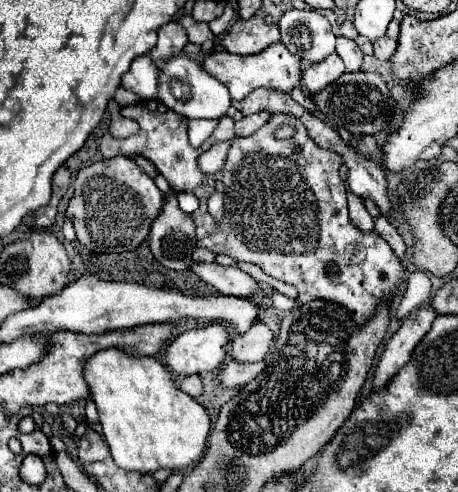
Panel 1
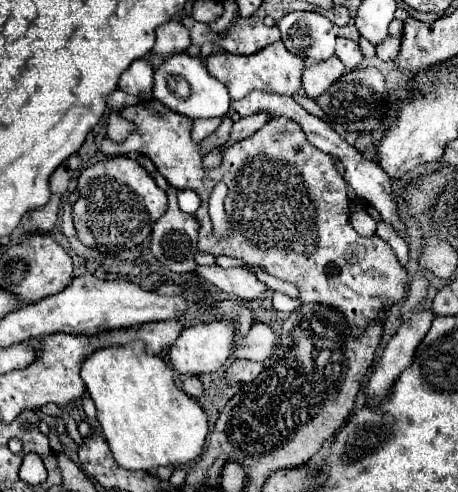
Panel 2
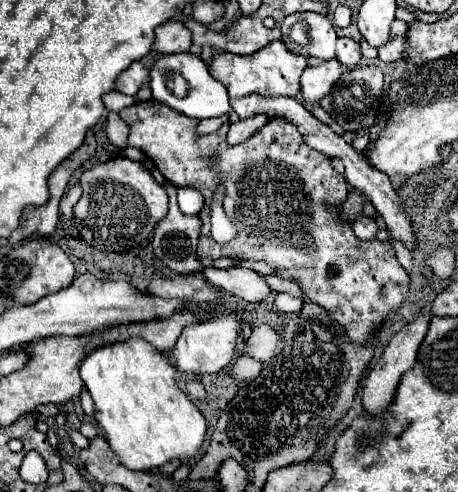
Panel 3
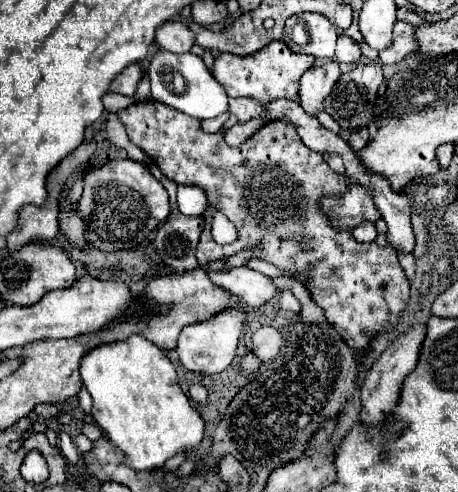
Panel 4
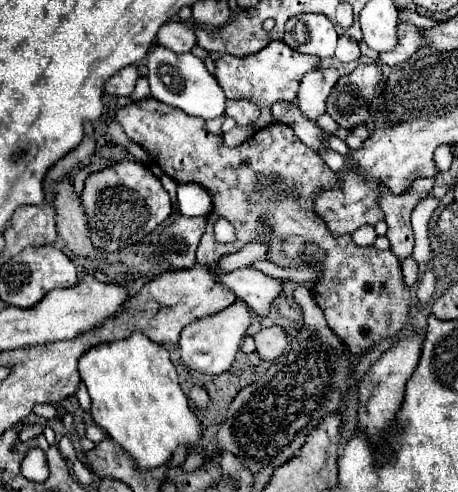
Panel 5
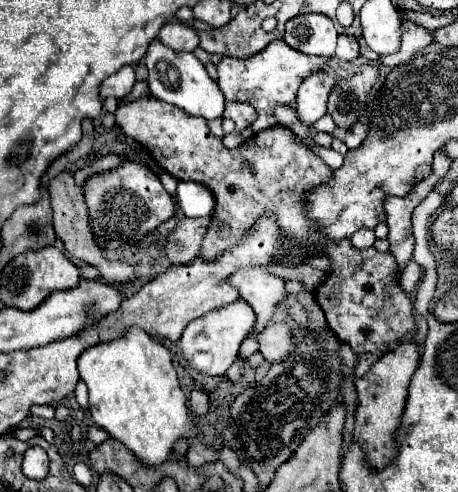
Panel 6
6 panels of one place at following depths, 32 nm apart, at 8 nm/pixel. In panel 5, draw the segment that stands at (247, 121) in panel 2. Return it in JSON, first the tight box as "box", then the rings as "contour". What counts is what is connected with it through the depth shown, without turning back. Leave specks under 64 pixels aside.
{"box":[224,122,256,146],"contour":[[[252,122],[252,124],[246,124],[244,128],[234,126],[230,132],[224,134],[224,142],[226,142],[226,146],[240,146],[240,144],[242,144],[246,138],[250,138],[254,132],[256,132],[254,122]]]}

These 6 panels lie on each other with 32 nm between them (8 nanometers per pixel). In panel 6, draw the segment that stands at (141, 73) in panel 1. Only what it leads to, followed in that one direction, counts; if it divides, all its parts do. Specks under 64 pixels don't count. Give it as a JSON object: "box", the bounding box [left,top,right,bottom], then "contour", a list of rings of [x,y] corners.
{"box":[100,66,136,98],"contour":[[[124,66],[120,72],[112,74],[108,80],[102,82],[100,86],[100,98],[108,98],[108,96],[114,96],[114,98],[124,98],[126,94],[130,94],[132,86],[136,82],[136,72],[132,66]]]}

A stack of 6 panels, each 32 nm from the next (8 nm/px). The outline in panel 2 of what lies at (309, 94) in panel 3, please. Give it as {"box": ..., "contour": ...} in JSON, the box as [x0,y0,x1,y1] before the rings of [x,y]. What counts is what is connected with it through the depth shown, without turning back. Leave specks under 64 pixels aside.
{"box":[302,56,344,100],"contour":[[[330,56],[324,62],[318,62],[314,66],[304,68],[302,74],[302,88],[304,94],[312,100],[316,100],[322,92],[328,90],[328,84],[338,80],[344,74],[344,64],[340,62],[338,56]]]}

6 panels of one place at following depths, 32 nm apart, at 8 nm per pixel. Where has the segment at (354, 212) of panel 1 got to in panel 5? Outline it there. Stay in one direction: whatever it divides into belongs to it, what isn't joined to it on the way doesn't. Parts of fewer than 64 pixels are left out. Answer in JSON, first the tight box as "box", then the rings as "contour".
{"box":[352,224,376,246],"contour":[[[366,224],[366,226],[360,226],[358,230],[352,232],[352,240],[354,240],[354,242],[360,242],[360,246],[368,246],[368,244],[372,244],[374,238],[376,238],[374,226],[368,226],[368,224]]]}

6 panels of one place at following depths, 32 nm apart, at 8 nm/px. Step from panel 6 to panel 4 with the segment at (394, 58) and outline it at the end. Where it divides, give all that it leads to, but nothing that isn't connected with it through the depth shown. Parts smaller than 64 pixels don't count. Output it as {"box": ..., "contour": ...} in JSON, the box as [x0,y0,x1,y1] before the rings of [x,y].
{"box":[380,22,416,64],"contour":[[[396,22],[394,24],[394,40],[388,48],[380,50],[380,60],[384,64],[394,64],[394,62],[400,62],[404,60],[412,50],[416,50],[416,44],[414,44],[414,38],[412,38],[412,30],[414,26],[408,24],[408,22]]]}

